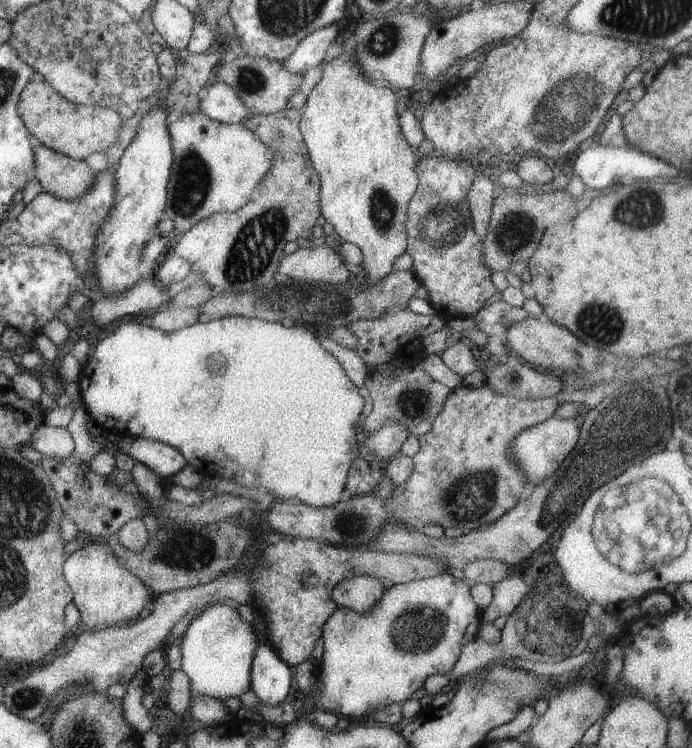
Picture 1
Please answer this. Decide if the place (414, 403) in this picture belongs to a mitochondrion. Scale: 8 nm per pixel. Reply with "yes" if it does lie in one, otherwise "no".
yes

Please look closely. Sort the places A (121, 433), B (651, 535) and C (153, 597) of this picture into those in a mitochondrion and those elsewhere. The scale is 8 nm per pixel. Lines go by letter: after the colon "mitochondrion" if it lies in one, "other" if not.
A: other
B: mitochondrion
C: other

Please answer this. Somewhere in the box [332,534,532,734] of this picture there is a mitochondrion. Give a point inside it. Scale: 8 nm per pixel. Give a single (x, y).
(414, 633)

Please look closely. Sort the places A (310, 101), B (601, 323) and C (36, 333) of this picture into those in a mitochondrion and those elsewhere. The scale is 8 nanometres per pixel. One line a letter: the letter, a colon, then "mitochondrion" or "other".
A: other
B: mitochondrion
C: other

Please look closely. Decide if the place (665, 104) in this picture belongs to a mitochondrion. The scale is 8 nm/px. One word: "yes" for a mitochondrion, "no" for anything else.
no

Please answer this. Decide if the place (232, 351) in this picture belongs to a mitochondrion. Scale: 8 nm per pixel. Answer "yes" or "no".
no

